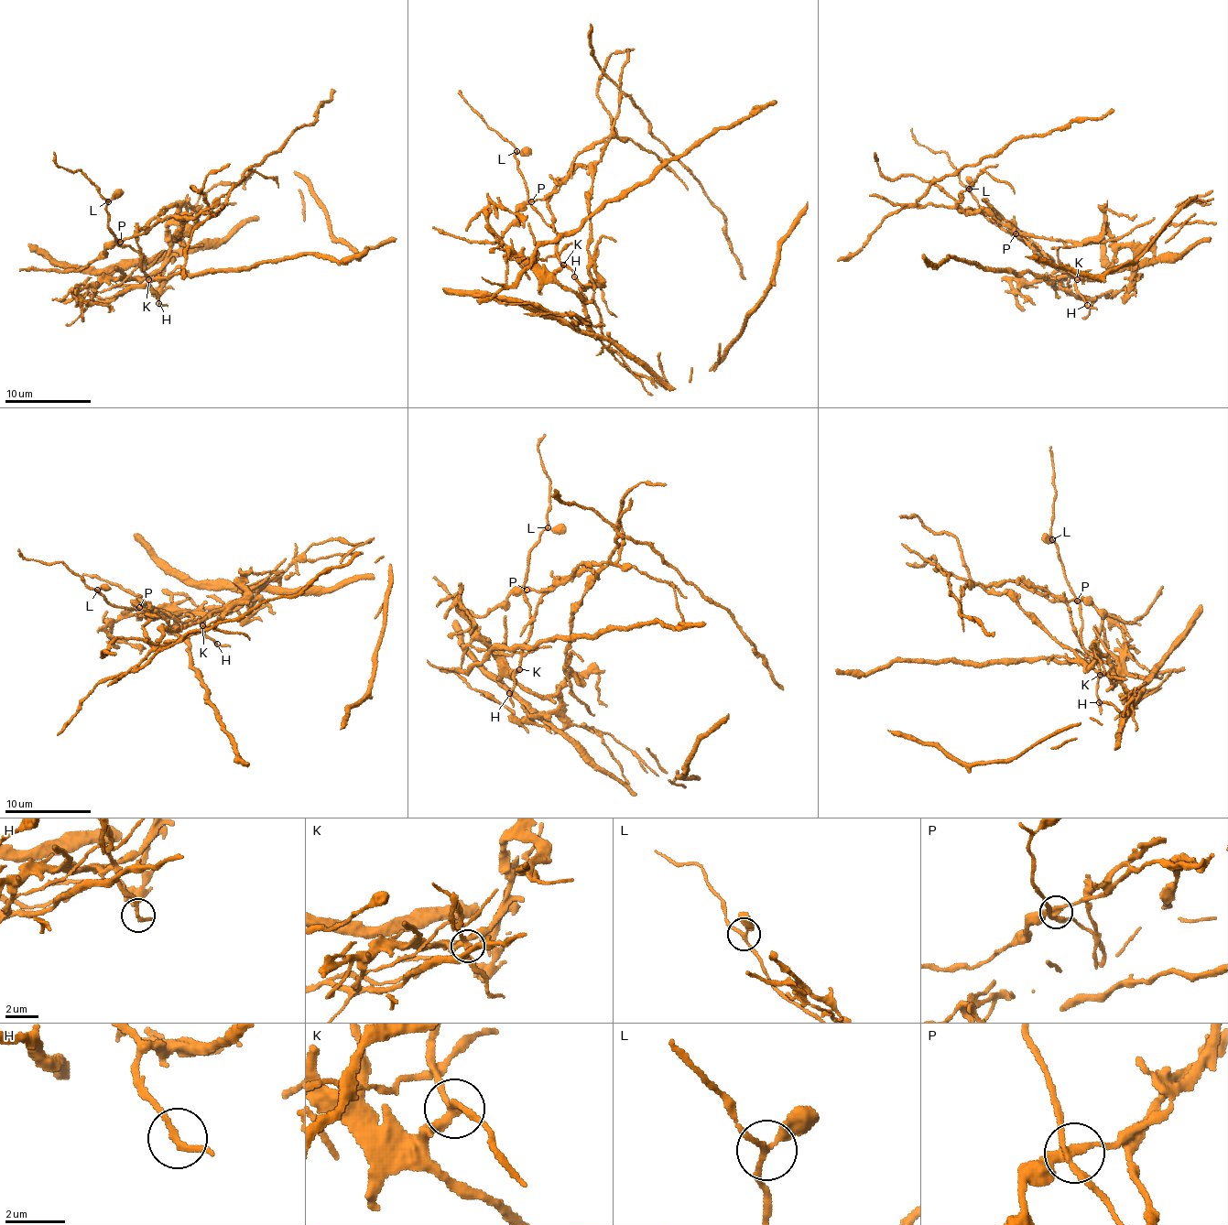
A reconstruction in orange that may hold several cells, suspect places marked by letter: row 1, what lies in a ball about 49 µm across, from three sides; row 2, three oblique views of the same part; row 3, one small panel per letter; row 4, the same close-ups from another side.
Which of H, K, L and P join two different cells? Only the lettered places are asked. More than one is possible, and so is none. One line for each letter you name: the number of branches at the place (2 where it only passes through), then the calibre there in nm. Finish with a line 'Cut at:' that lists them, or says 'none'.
K: 3 | 240 nm
P: 4 | 240 nm
Cut at: K, P

